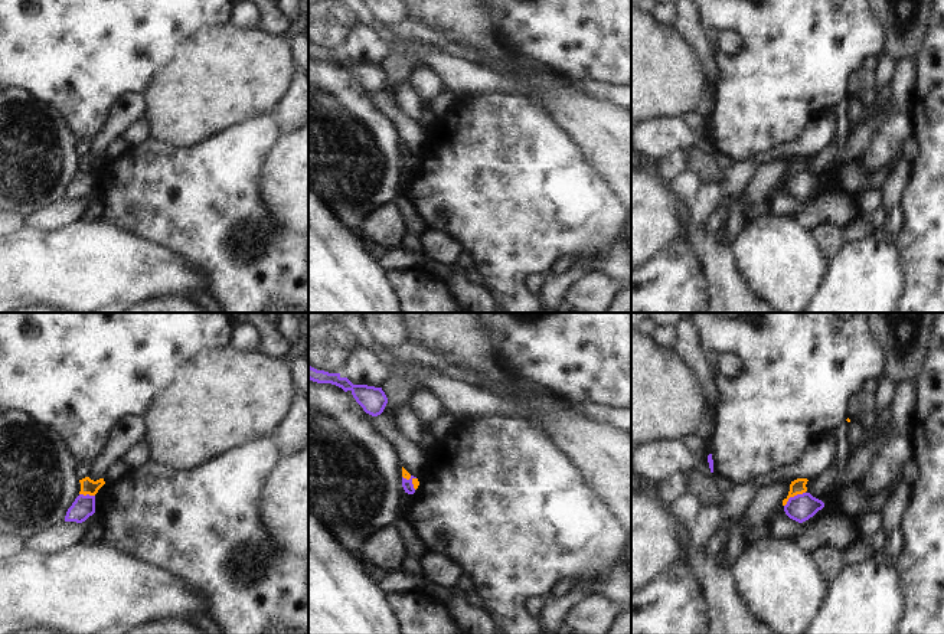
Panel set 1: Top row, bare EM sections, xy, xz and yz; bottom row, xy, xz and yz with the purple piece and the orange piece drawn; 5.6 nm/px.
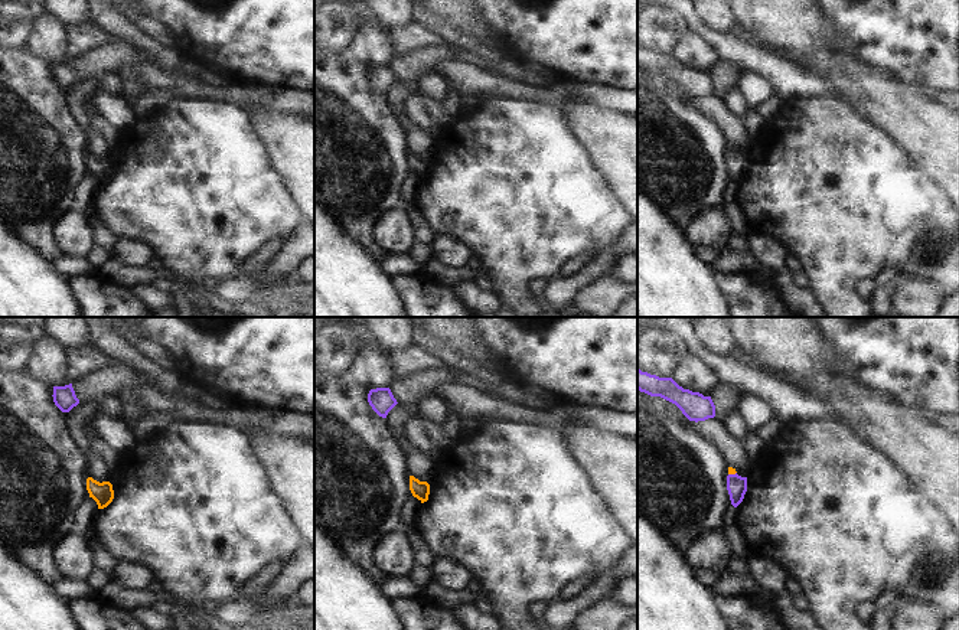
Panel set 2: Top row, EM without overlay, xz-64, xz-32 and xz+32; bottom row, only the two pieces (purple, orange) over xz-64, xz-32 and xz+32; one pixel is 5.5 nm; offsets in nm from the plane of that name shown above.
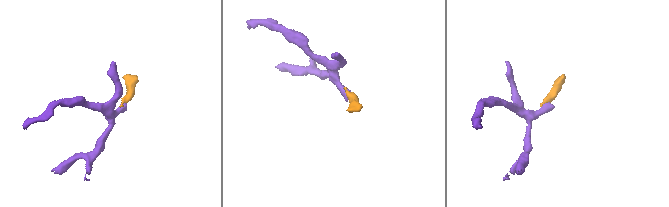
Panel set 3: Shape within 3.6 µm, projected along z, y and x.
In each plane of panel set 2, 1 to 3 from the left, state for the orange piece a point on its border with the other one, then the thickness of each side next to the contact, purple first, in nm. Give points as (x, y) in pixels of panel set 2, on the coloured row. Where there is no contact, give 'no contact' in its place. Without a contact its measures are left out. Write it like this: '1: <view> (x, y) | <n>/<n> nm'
1: no contact
2: no contact
3: xz+32 (731, 475) | 110/40 nm

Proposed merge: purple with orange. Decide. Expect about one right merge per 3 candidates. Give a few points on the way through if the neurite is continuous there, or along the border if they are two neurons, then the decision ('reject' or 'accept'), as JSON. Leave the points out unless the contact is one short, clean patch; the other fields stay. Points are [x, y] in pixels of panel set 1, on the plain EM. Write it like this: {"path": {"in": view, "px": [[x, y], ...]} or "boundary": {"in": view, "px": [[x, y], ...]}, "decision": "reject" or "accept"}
{"boundary": {"in": "yz", "px": [[804, 169], [791, 173], [784, 183]]}, "decision": "reject"}

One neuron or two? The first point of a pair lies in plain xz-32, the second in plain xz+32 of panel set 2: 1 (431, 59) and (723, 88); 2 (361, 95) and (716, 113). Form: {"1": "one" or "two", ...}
{"1": "one", "2": "two"}

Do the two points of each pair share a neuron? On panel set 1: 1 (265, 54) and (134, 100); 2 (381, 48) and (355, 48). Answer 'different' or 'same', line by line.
1: different
2: same

